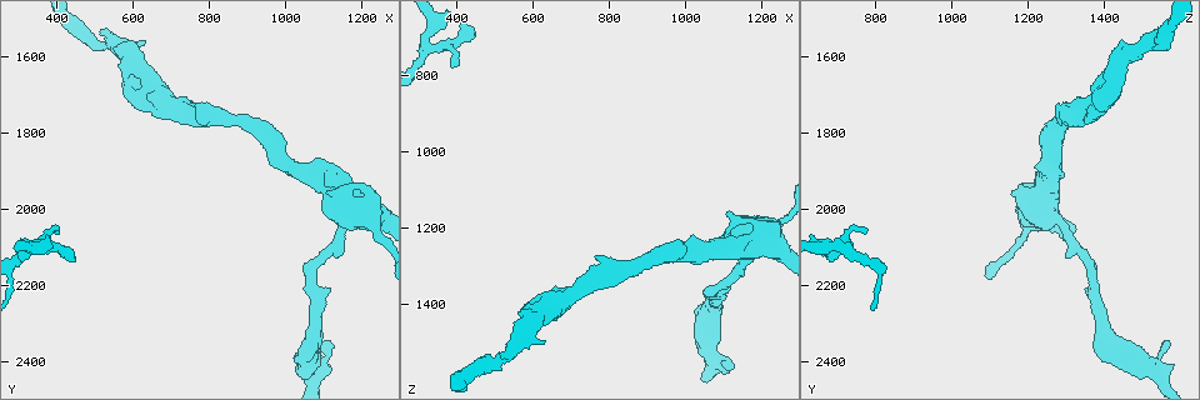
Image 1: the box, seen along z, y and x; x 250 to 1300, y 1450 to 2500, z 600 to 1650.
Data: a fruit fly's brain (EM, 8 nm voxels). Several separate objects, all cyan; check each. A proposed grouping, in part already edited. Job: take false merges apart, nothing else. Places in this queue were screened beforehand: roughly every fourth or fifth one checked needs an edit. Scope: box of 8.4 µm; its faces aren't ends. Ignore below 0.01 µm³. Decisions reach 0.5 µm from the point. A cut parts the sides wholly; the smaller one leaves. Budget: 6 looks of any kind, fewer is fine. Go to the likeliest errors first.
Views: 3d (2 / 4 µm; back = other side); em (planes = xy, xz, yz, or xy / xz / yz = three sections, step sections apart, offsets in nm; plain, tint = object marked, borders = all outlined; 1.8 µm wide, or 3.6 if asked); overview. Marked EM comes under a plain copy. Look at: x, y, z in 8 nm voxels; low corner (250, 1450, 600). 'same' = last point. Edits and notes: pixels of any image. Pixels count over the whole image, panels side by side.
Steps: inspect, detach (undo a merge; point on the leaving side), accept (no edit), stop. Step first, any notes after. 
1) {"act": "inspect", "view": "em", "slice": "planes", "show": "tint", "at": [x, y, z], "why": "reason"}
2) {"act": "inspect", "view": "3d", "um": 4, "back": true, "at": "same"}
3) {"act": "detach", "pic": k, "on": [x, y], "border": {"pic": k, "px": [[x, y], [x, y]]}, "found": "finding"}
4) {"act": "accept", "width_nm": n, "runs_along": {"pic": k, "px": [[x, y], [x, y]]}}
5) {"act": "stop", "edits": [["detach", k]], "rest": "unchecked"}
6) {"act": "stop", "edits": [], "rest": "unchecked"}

{"act": "inspect", "view": "em", "slice": "planes", "show": "tint", "at": [325, 2090, 715], "why": "a fork"}

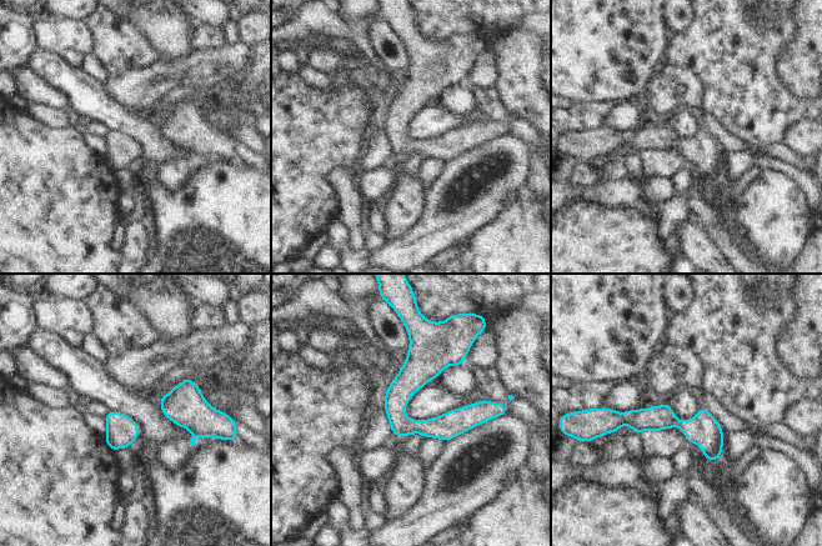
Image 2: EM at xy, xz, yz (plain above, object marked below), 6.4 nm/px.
{"act": "accept", "width_nm": 160, "found": "all the same cell"}

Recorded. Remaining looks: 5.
{"act": "inspect", "view": "3d", "um": 4, "at": [1155, 2015, 1250], "why": "branch point"}

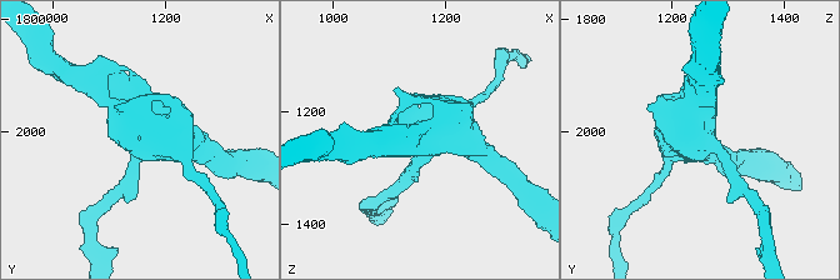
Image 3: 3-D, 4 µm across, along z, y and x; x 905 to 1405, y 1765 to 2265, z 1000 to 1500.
{"act": "inspect", "view": "em", "slice": "xy", "step": 4, "show": "tint", "at": [1155, 2015, 1250]}

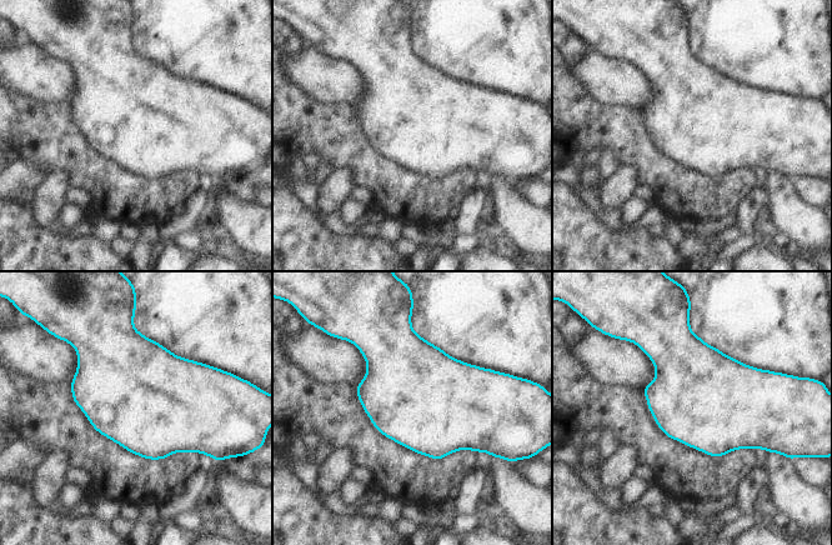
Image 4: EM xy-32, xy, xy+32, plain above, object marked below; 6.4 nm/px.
{"act": "accept", "found": "all the same cell"}

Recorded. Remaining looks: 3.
{"act": "inspect", "view": "em", "slice": "yz", "step": 16, "show": "tint", "at": [810, 1760, 1320], "why": "a fork"}

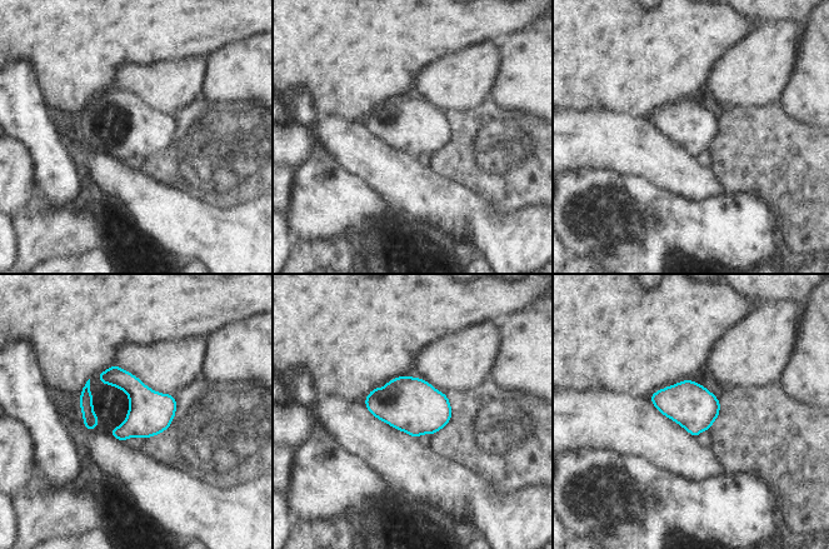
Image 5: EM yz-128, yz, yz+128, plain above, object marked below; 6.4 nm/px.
{"act": "inspect", "view": "em", "slice": "planes", "show": "tint", "at": "same", "why": "cut it another way"}

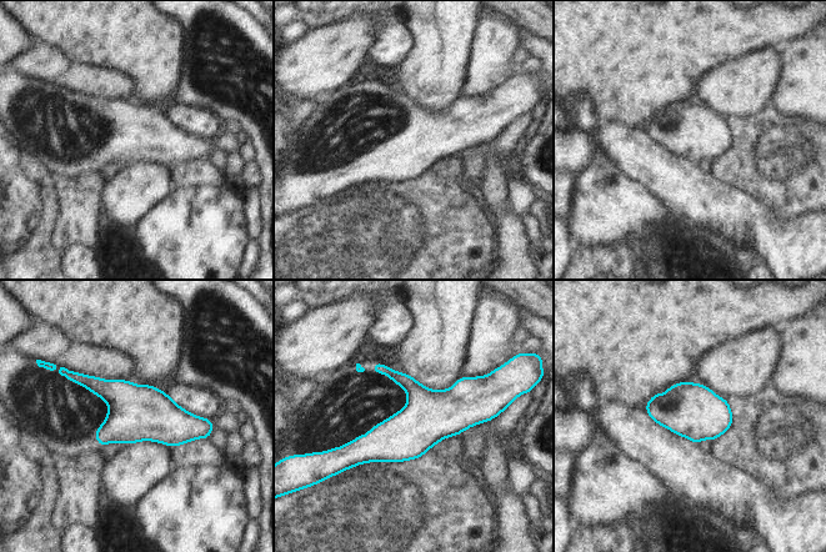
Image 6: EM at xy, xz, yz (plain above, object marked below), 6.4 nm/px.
{"act": "accept", "runs_along": {"pic": 6, "px": [[489, 414], [345, 448]]}, "found": "continuous, no second cell"}

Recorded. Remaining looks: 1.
{"act": "stop", "edits": [], "rest": "unchecked"}

